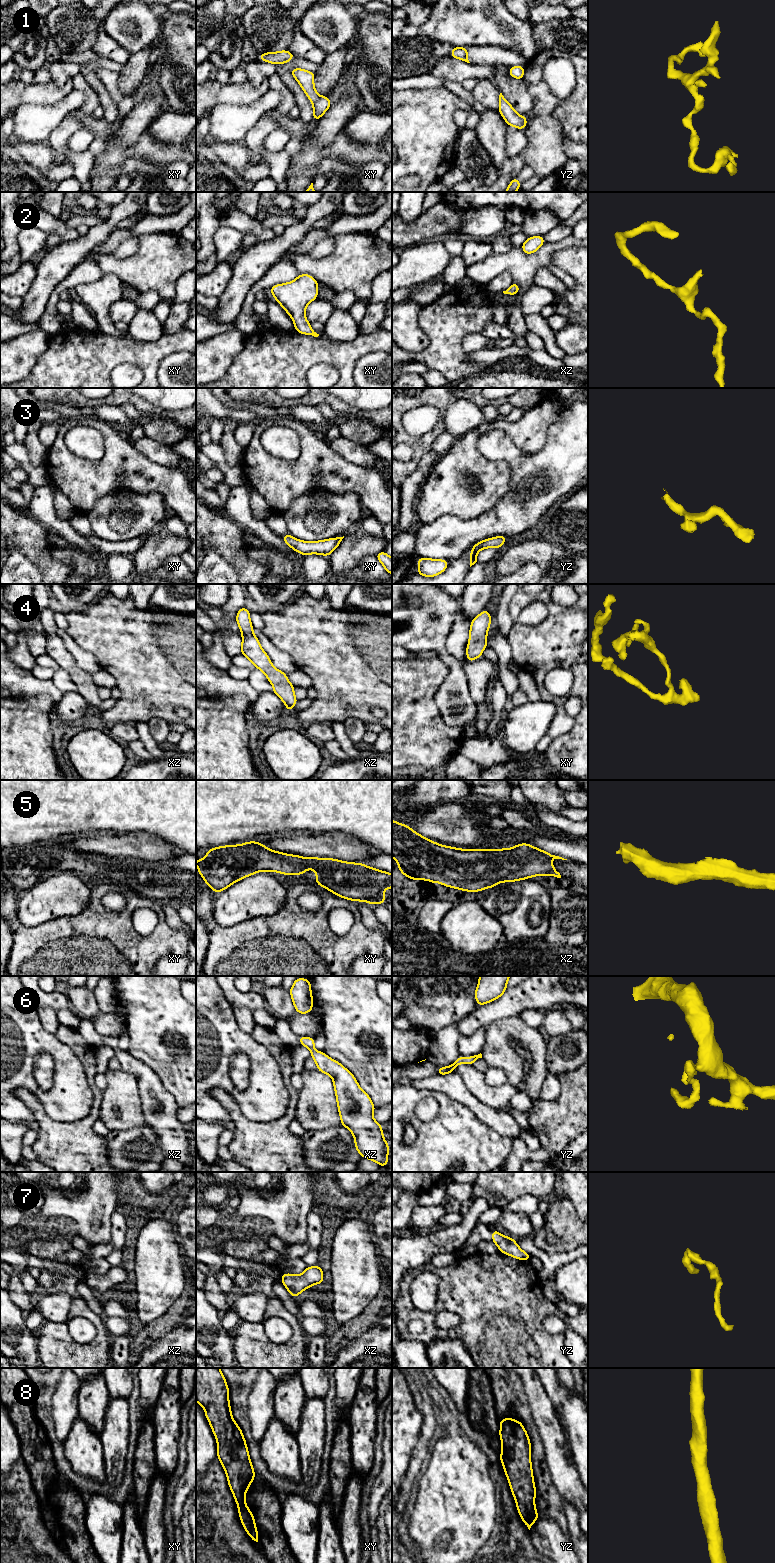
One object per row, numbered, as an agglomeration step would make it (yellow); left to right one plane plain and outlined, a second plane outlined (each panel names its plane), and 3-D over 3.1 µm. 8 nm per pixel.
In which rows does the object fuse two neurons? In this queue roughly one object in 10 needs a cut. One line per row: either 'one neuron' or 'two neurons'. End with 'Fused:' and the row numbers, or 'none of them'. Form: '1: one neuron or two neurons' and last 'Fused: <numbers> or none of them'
1: one neuron
2: one neuron
3: one neuron
4: one neuron
5: one neuron
6: one neuron
7: one neuron
8: one neuron
Fused: none of them

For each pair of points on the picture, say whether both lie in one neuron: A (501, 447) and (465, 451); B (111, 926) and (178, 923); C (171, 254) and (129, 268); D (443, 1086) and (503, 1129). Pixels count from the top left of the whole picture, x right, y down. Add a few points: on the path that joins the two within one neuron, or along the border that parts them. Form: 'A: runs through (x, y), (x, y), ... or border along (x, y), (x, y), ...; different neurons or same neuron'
A: border along (487, 430), (477, 447), (487, 458), (500, 460); different neurons
B: border along (161, 902), (166, 923), (173, 929), (185, 932); different neurons
C: runs through (161, 260), (151, 268), (139, 268); same neuron
D: runs through (458, 1091), (488, 1115); same neuron

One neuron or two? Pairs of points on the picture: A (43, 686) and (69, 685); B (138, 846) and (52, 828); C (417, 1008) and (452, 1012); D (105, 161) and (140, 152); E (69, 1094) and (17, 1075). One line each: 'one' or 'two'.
A: two
B: two
C: one
D: two
E: one

